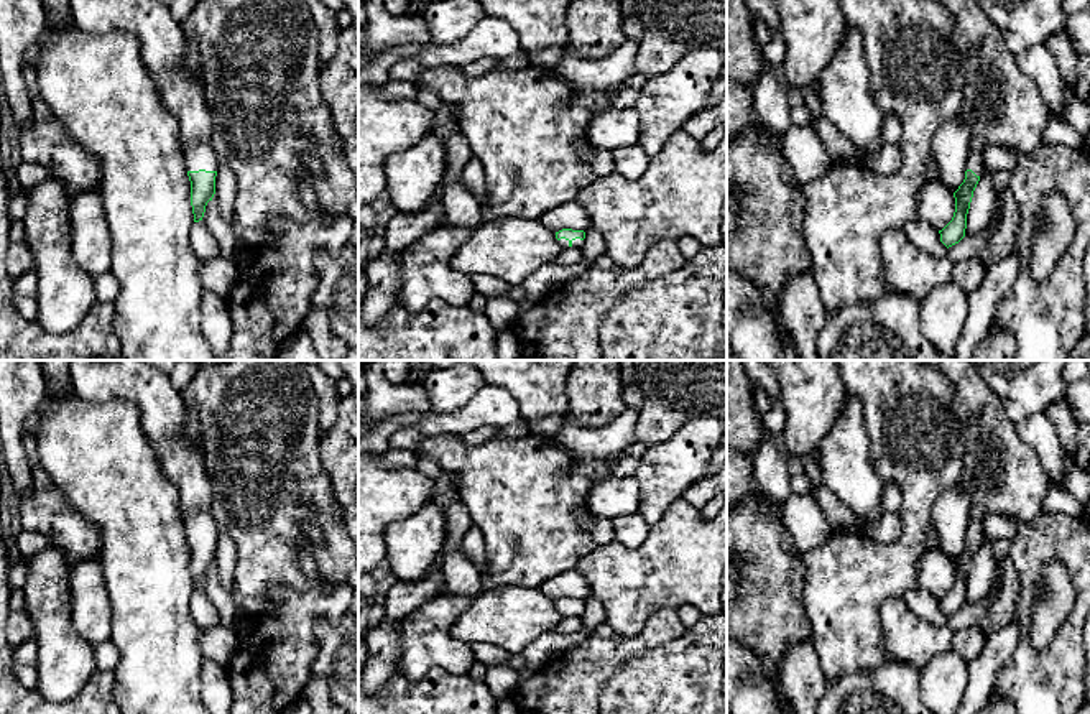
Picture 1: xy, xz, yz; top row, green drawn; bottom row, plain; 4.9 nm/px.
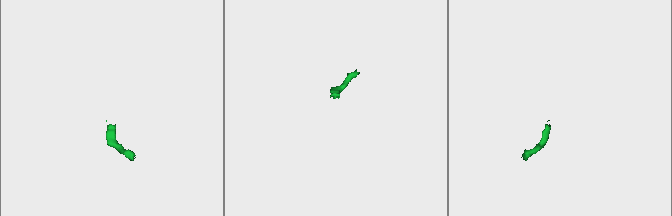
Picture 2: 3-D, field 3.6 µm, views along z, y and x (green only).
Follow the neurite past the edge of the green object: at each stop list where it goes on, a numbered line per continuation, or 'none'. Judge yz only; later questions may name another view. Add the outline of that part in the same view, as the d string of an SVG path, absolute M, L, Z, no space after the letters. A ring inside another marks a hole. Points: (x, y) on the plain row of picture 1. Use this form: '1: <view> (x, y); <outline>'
1: yz (975, 525); M986 517L970 518L967 526L967 538L972 538L977 545L981 545L981 531Z

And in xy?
1: xy (199, 523); M186 512L184 515L186 536L187 540L217 540L219 528L209 512Z

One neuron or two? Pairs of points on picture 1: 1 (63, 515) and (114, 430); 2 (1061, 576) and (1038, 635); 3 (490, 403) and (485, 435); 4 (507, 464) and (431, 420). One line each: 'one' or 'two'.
1: two
2: one
3: two
4: two

